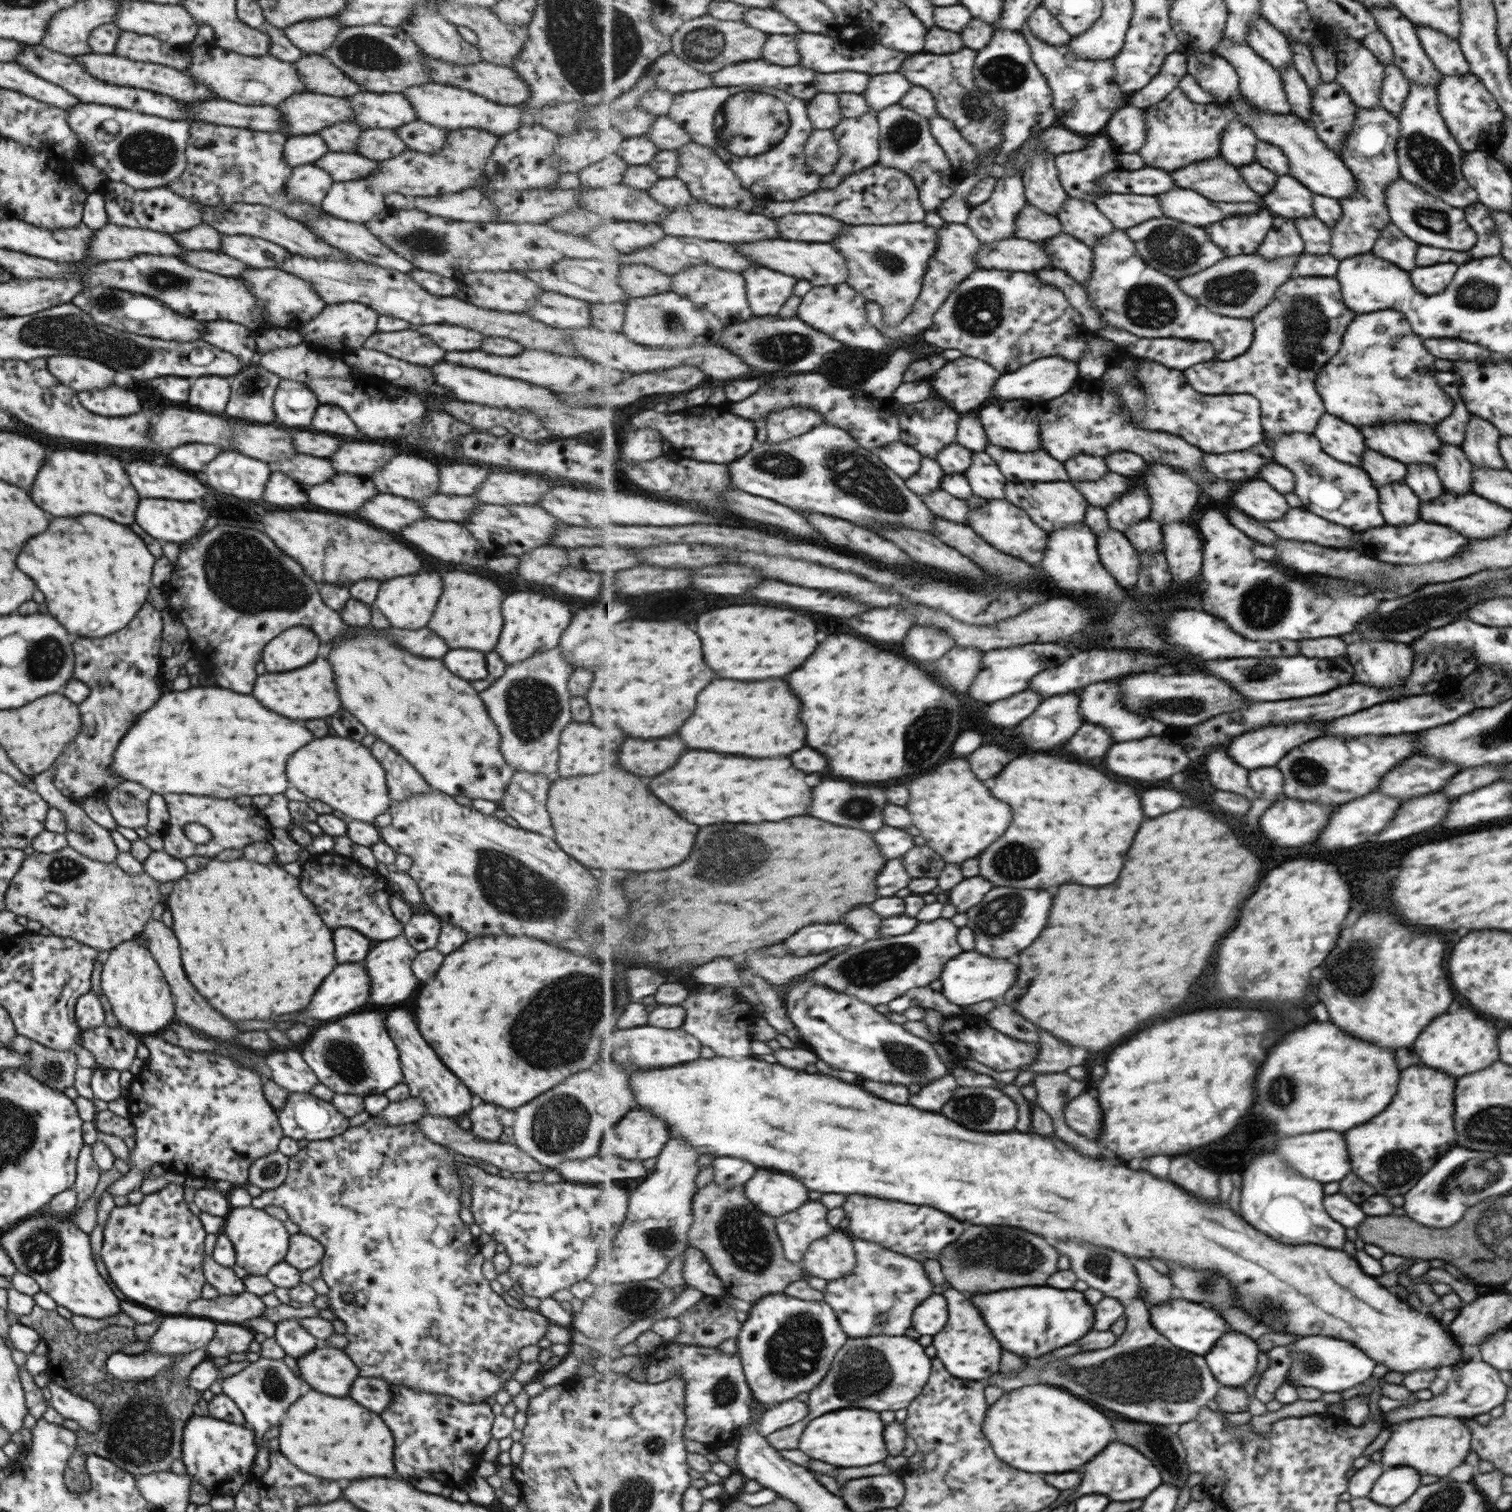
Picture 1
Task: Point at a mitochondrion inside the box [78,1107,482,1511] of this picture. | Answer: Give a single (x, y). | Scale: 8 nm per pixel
(142, 1435)

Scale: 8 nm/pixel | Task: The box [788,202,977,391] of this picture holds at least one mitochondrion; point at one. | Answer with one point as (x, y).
(893, 264)

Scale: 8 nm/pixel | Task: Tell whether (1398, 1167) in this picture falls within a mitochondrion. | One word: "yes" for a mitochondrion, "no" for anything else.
yes

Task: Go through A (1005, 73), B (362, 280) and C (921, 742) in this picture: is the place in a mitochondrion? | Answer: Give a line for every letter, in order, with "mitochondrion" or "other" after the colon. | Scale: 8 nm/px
A: mitochondrion
B: mitochondrion
C: mitochondrion

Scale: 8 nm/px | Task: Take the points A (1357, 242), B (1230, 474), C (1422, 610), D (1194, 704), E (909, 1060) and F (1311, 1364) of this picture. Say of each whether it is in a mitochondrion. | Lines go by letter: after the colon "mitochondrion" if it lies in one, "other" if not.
A: other
B: other
C: mitochondrion
D: mitochondrion
E: mitochondrion
F: mitochondrion

